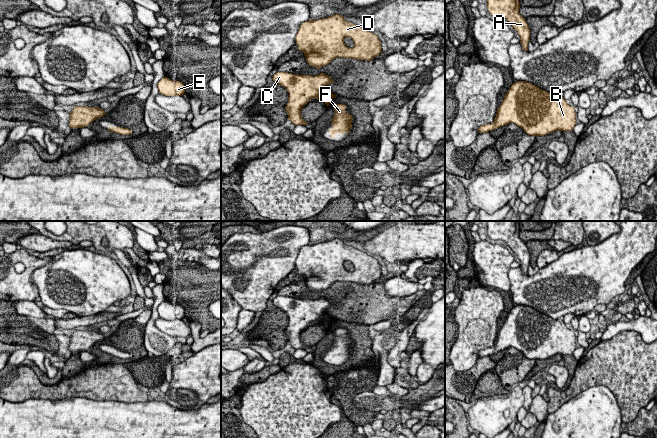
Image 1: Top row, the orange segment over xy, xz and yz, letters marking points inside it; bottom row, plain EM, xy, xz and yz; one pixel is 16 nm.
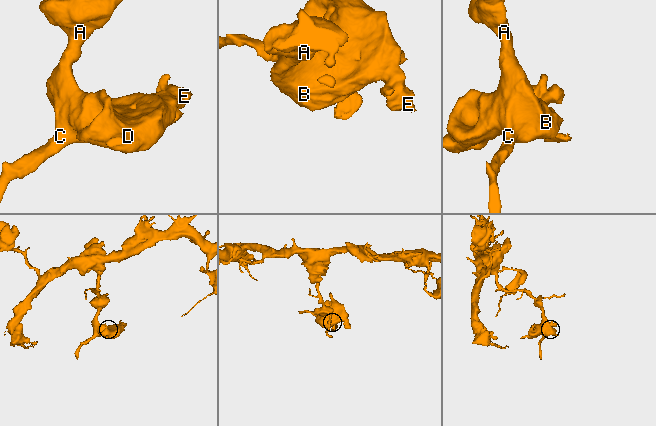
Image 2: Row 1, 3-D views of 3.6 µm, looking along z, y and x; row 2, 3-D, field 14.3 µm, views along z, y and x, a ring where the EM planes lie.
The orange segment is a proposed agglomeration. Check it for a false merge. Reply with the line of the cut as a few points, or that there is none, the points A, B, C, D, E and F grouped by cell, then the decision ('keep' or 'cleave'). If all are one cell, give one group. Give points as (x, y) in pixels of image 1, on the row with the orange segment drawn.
cut none; groups A B C D E F; keep

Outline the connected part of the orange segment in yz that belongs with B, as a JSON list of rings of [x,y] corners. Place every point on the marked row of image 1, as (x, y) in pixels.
[[[527,81],[514,82],[494,122],[478,127],[479,133],[489,132],[509,123],[521,127],[531,136],[544,136],[554,131],[573,131],[576,112],[563,98],[553,95]]]

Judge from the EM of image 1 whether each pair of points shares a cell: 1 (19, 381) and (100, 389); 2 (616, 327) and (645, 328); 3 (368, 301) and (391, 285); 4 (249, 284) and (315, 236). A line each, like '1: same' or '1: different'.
1: same
2: same
3: different
4: different

